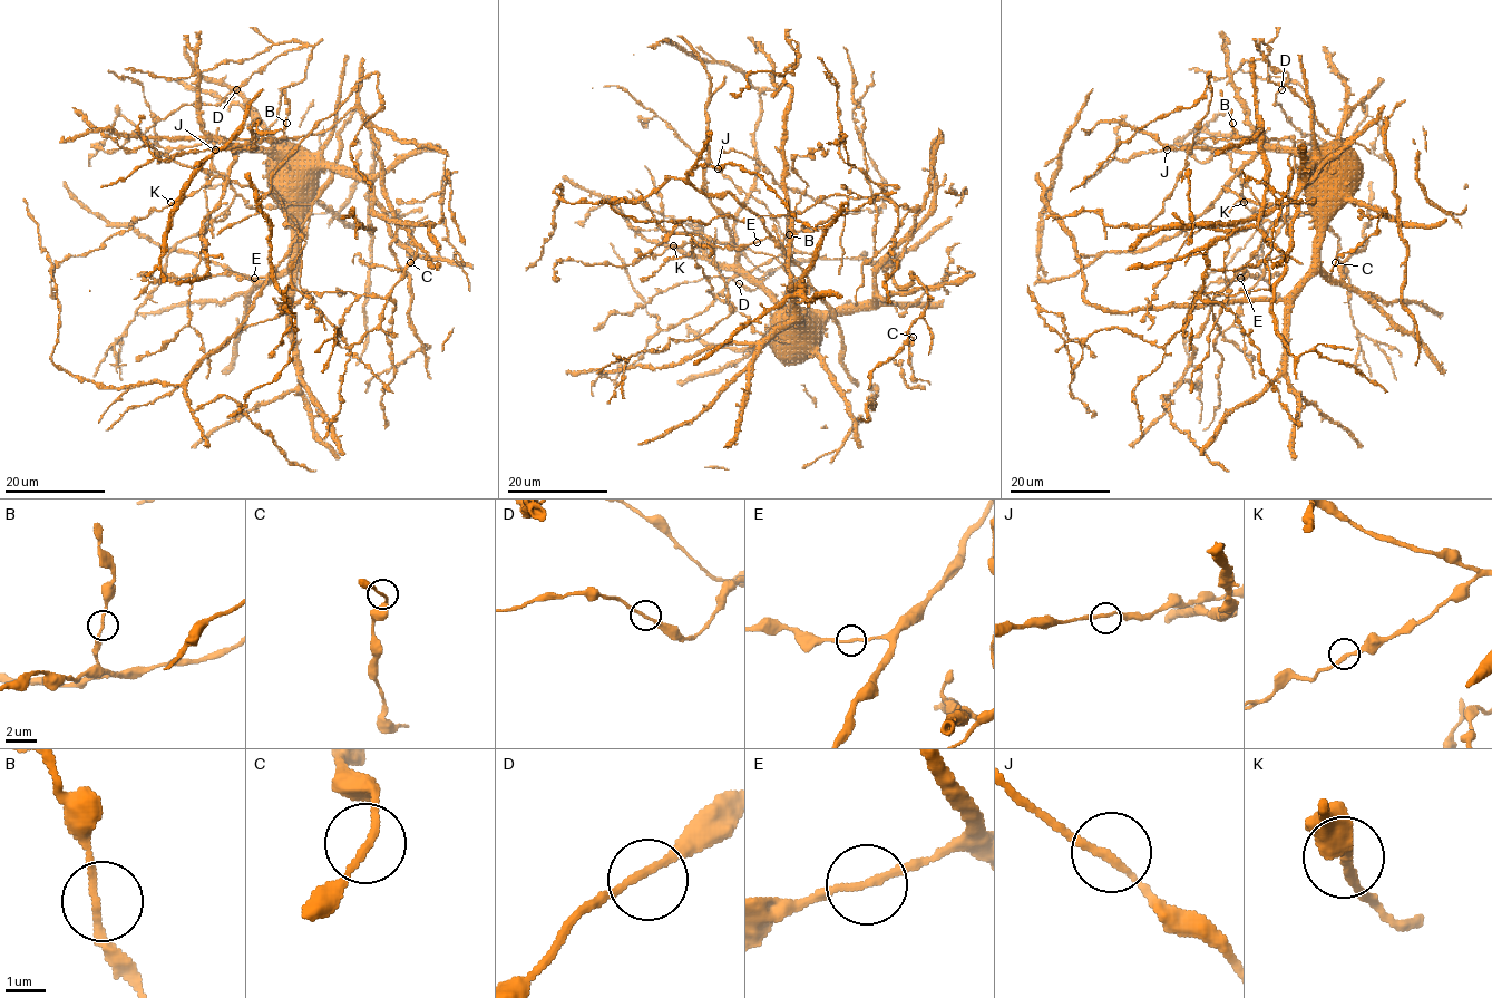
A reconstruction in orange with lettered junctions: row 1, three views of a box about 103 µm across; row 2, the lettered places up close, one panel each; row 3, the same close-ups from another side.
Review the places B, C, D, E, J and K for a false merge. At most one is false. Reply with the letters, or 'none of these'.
none of these

